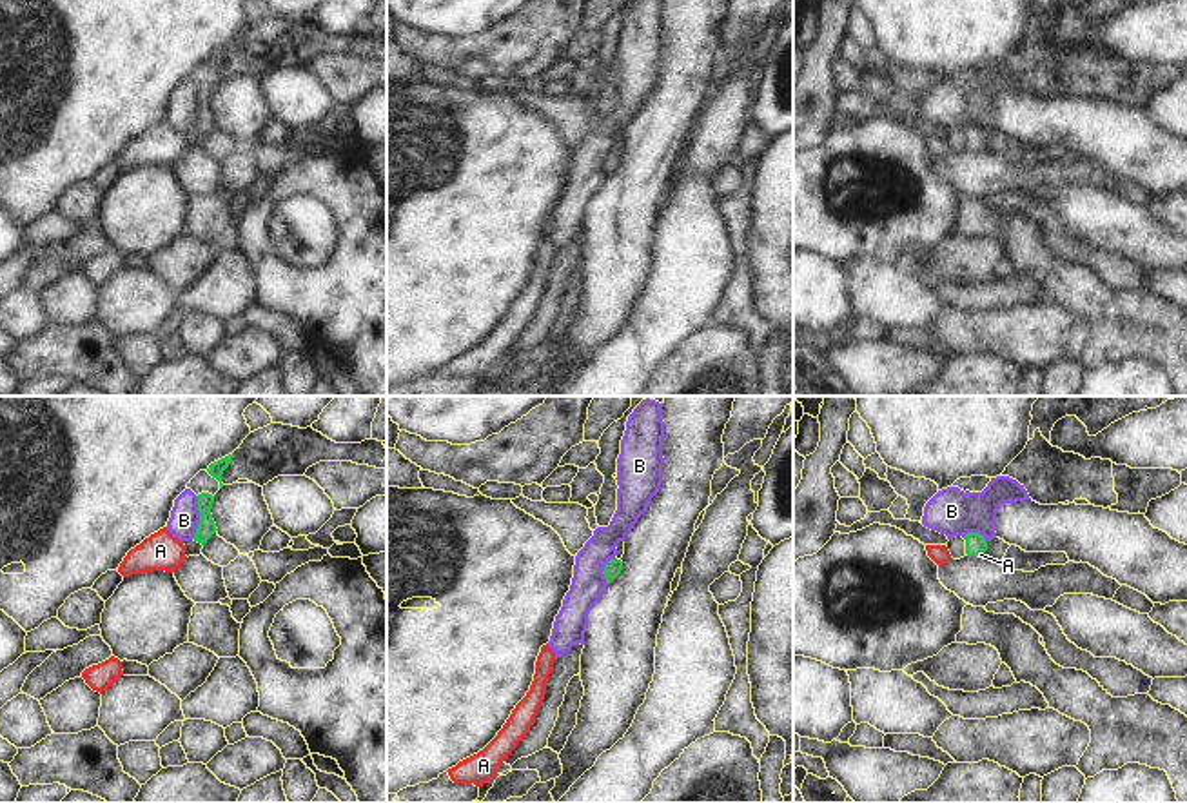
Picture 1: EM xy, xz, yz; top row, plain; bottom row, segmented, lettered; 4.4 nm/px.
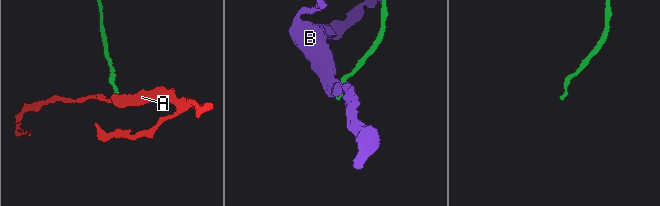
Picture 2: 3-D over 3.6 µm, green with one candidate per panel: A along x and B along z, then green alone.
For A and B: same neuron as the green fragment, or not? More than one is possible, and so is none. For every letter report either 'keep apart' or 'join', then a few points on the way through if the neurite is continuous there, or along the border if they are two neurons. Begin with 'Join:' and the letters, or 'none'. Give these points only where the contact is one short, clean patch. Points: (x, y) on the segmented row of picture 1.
Join: A
A: join | across yz (975, 544), (979, 553), (980, 555)
B: keep apart | along xy (198, 496), (198, 527), (191, 538)

